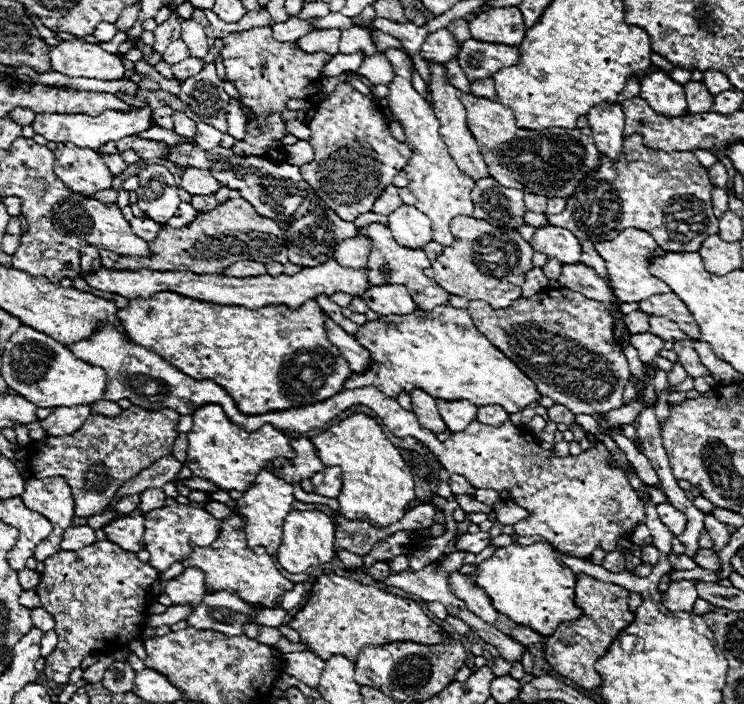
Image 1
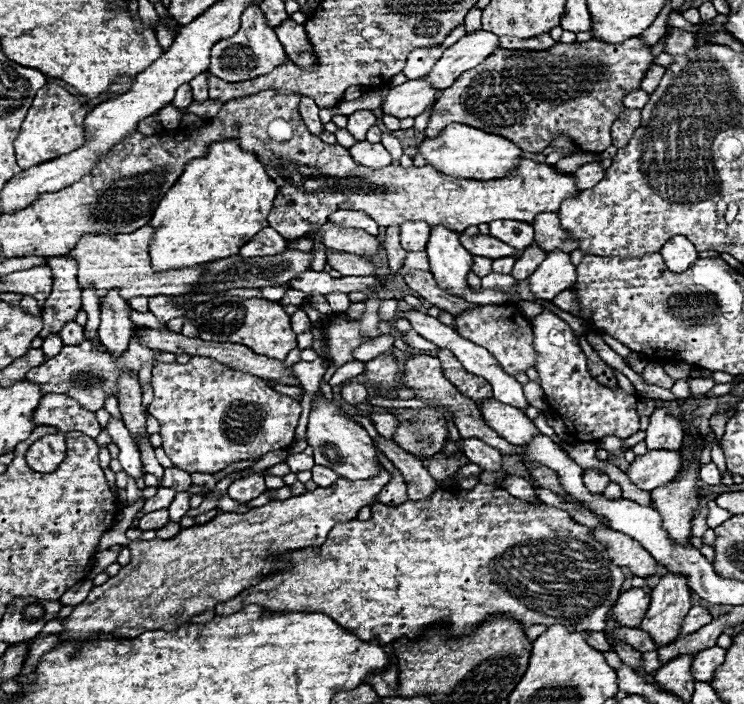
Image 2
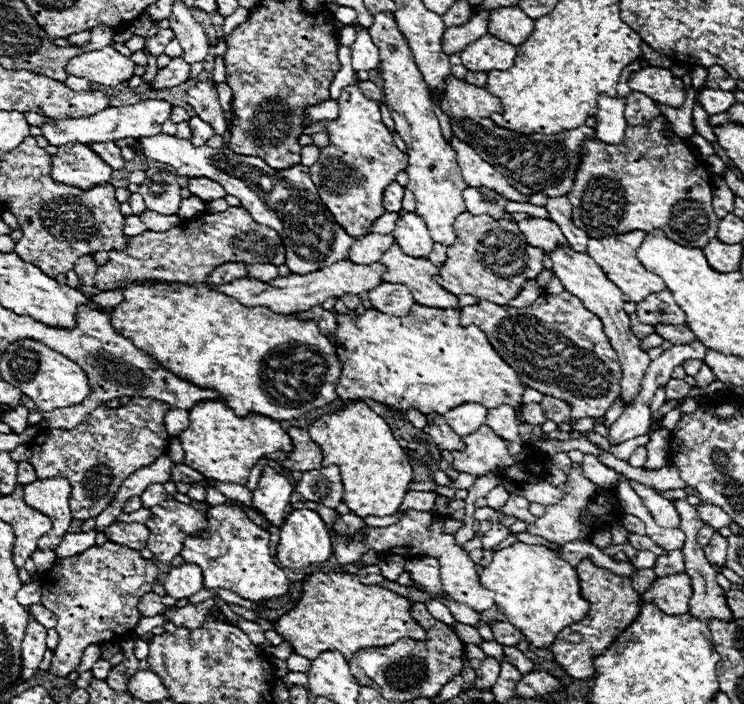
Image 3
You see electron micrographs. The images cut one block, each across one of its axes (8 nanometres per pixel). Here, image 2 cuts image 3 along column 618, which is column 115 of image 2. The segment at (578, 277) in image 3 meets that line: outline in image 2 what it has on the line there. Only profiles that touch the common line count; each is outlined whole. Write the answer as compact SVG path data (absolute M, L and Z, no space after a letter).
M110 290L106 298L102 298L102 320L100 320L100 342L114 358L126 352L134 324L128 318L128 304L120 298L118 290Z

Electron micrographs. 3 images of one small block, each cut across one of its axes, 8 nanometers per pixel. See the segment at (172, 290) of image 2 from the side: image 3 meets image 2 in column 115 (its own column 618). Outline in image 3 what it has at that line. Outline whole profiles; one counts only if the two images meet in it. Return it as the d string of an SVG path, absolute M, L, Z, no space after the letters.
M634 230L634 232L626 232L626 234L618 234L618 236L610 236L610 238L604 238L604 240L596 240L596 238L590 238L588 240L588 254L596 260L596 264L604 270L606 278L610 282L614 282L622 294L624 294L624 300L626 302L634 302L638 304L640 300L644 300L646 296L654 294L654 292L662 292L666 290L666 284L664 280L660 280L660 276L644 270L644 266L638 262L636 258L636 252L640 248L640 244L644 242L646 238L646 232L642 230Z

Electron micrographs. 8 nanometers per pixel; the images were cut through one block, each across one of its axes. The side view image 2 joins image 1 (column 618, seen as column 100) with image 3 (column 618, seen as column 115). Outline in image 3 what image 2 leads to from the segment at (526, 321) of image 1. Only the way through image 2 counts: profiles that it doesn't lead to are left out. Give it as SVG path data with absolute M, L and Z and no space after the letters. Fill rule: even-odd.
M568 291L542 294L526 308L478 300L478 304L462 308L462 324L478 326L528 388L570 402L576 420L604 416L620 396L622 366L618 354L610 346L600 318ZM538 330L542 330L542 334ZM564 340L568 340L568 344L564 344Z

